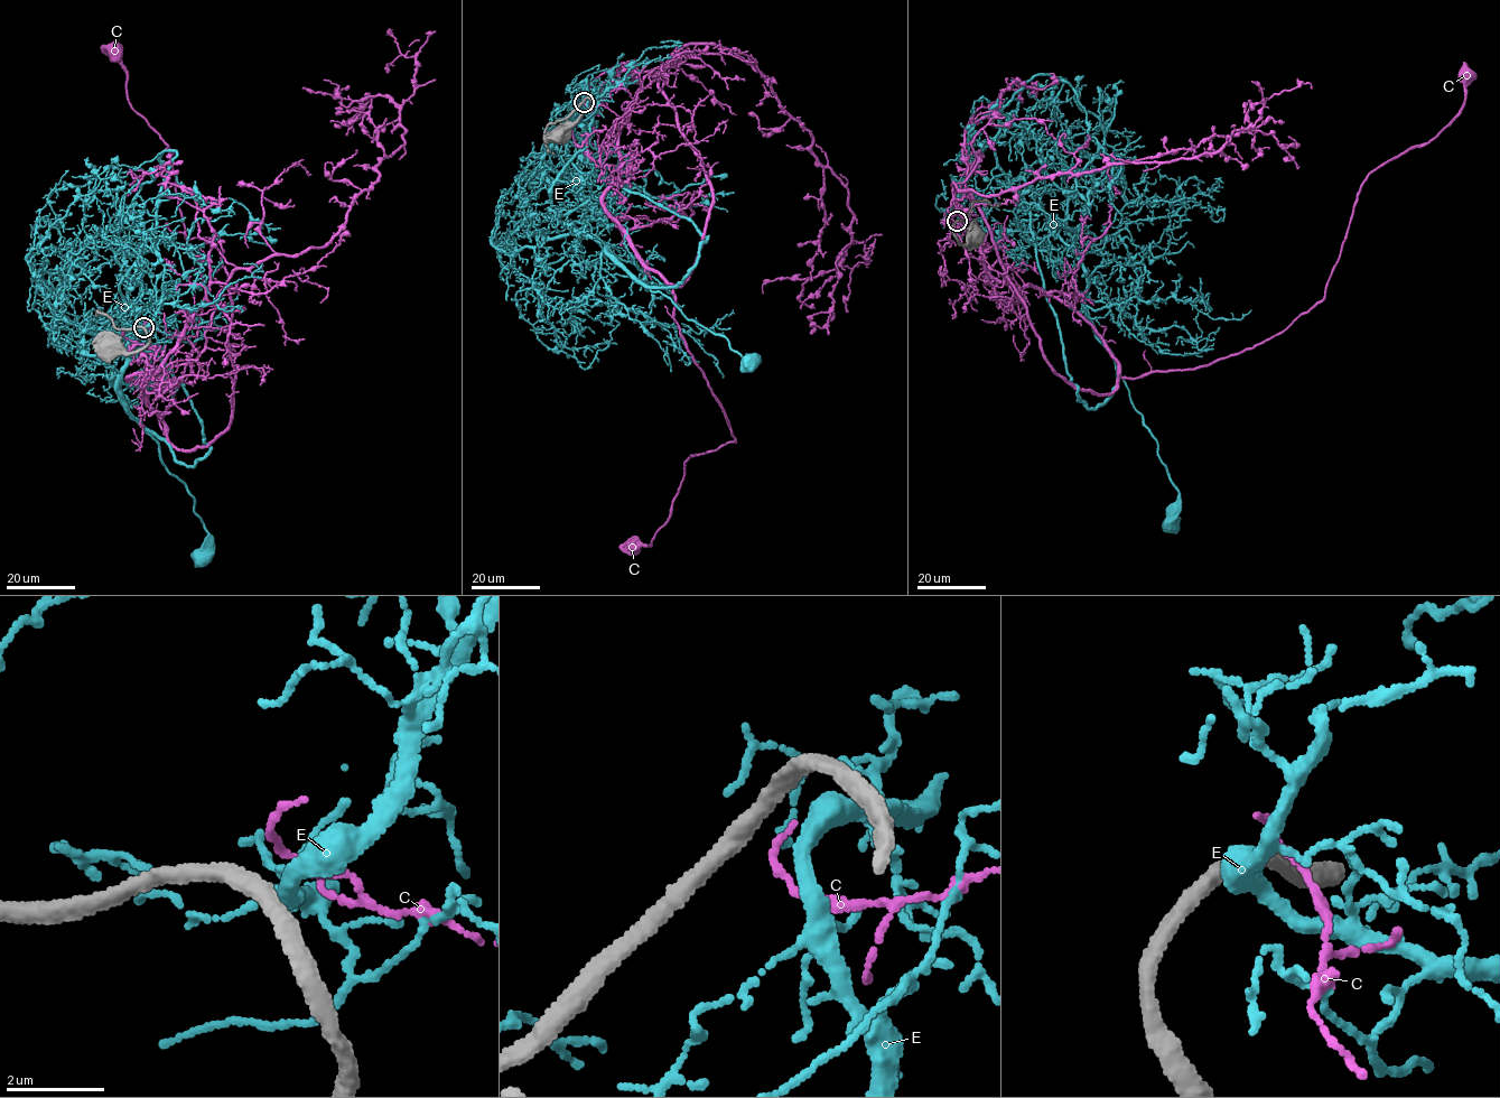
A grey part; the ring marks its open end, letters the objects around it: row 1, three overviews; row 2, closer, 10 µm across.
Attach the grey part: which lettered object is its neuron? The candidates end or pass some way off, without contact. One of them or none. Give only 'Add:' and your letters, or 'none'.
Add: none

